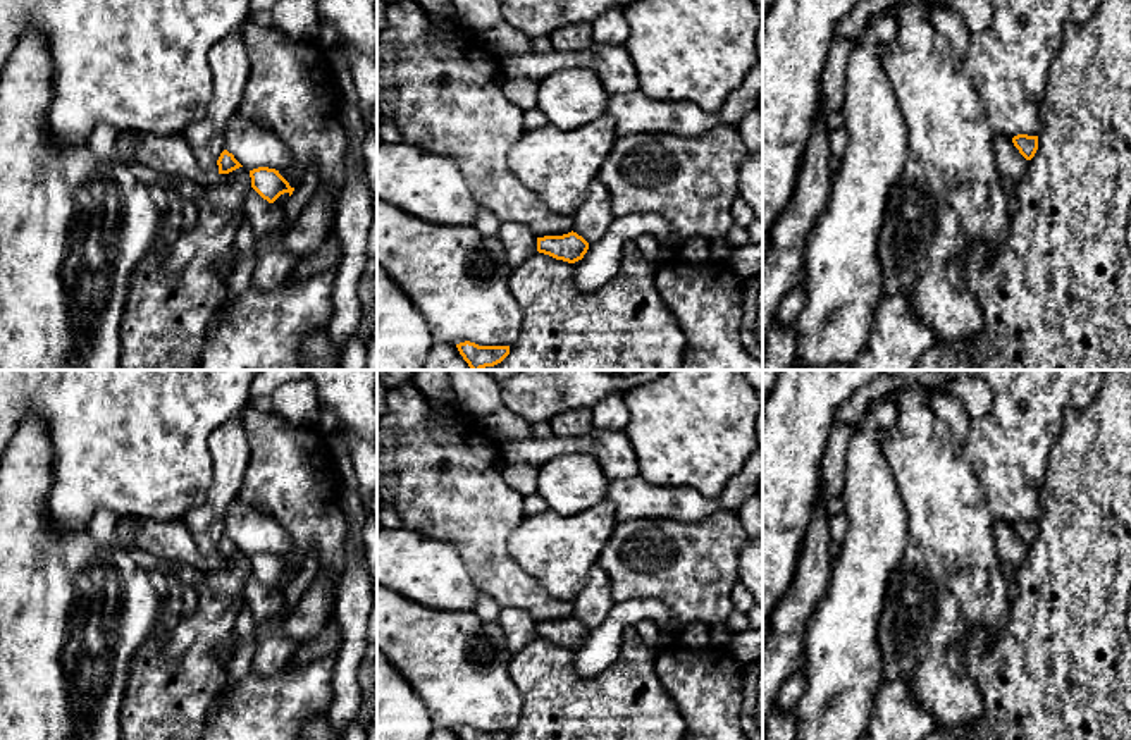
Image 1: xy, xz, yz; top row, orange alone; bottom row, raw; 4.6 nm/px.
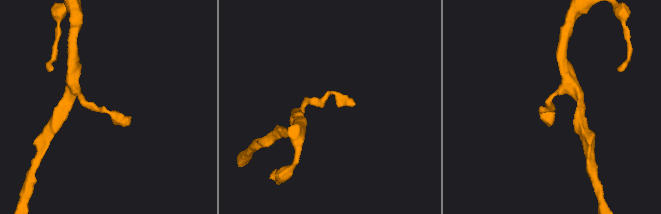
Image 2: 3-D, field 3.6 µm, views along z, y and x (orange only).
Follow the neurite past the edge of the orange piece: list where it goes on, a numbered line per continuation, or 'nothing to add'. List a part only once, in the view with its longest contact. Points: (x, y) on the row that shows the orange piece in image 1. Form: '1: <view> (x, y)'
nothing to add

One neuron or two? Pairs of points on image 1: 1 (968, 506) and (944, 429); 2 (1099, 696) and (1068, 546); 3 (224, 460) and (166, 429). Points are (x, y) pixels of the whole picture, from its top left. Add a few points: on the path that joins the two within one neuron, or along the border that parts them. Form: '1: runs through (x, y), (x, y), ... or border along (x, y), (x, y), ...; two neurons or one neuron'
1: runs through (949, 487), (944, 482), (944, 448); one neuron
2: runs through (1095, 658), (1095, 584); one neuron
3: border along (231, 419), (209, 436), (207, 493); two neurons

